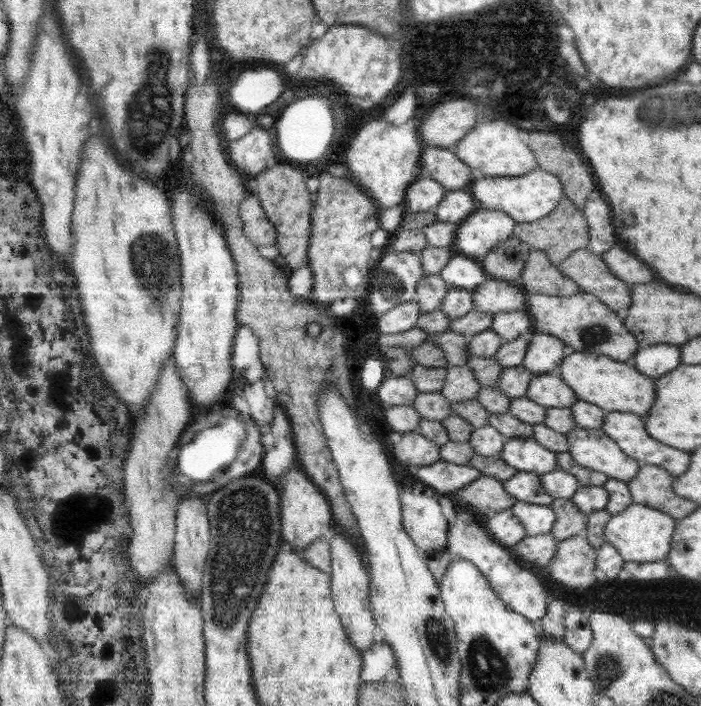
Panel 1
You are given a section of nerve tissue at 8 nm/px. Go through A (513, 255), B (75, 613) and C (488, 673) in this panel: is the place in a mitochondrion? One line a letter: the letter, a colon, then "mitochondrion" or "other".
A: other
B: other
C: mitochondrion

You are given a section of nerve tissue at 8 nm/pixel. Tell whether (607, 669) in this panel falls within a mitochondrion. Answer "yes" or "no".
yes

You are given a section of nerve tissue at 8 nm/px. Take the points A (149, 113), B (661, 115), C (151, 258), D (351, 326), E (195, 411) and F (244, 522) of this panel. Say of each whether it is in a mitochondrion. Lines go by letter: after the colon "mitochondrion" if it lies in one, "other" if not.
A: mitochondrion
B: mitochondrion
C: mitochondrion
D: other
E: other
F: mitochondrion

